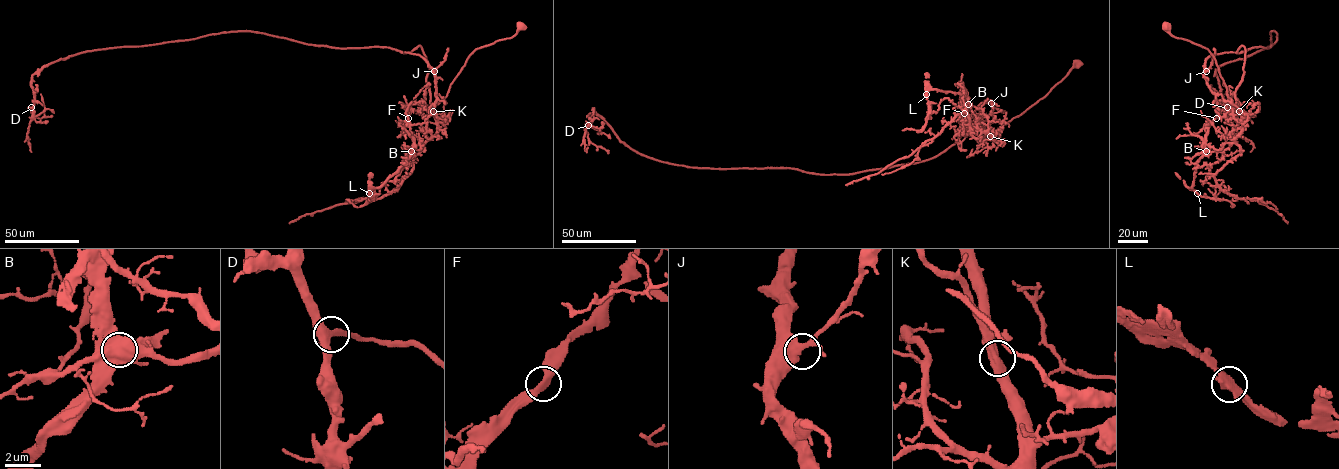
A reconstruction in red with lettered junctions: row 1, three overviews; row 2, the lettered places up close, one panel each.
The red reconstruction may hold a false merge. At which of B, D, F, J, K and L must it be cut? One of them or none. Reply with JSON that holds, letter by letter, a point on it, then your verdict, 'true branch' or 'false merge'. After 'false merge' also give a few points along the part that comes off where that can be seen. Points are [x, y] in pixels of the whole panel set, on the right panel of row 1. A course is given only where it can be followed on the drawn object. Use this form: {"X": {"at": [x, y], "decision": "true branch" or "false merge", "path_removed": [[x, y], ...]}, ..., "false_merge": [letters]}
{"B": {"at": [1206, 151], "decision": "false merge", "path_removed": [[1206, 151], [1196, 163], [1192, 188], [1200, 196], [1229, 201], [1233, 207], [1233, 199]]}, "D": {"at": [1227, 107], "decision": "true branch"}, "F": {"at": [1216, 118], "decision": "true branch"}, "J": {"at": [1206, 71], "decision": "true branch"}, "K": {"at": [1239, 111], "decision": "true branch"}, "L": {"at": [1197, 193], "decision": "true branch"}, "false_merge": ["B"]}

